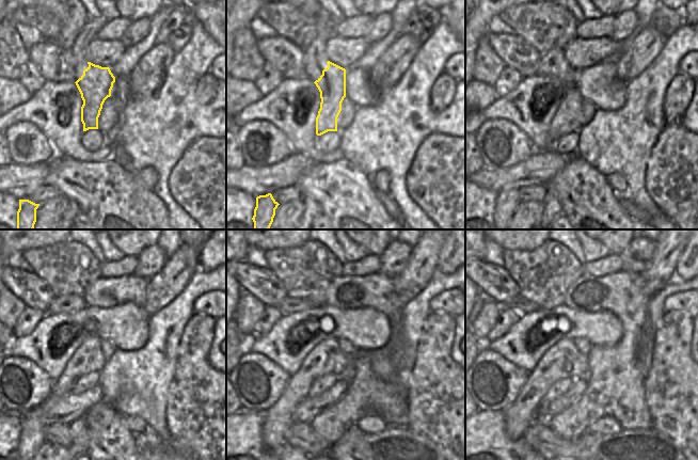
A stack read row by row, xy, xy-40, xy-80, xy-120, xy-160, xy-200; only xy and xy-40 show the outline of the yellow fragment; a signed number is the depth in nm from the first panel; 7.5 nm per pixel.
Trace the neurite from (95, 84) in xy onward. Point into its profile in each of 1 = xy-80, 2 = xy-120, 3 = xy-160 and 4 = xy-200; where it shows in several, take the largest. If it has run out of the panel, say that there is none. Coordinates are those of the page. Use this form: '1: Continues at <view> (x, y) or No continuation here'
1: Continues at xy-80 (567, 119)
2: Continues at xy-120 (89, 358)
3: Continues at xy-160 (326, 359)
4: Continues at xy-200 (562, 360)

